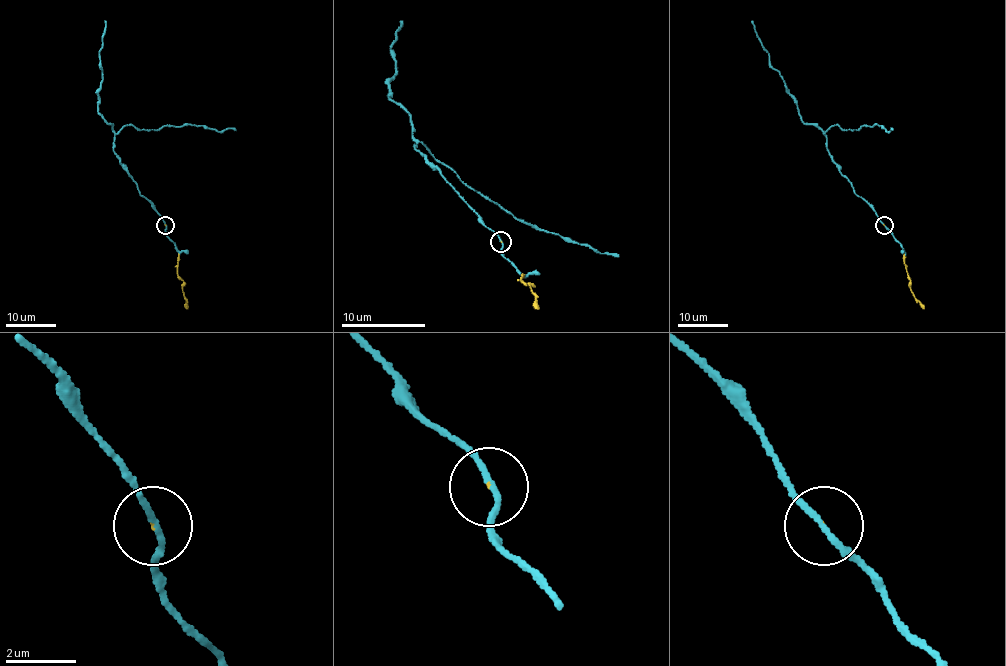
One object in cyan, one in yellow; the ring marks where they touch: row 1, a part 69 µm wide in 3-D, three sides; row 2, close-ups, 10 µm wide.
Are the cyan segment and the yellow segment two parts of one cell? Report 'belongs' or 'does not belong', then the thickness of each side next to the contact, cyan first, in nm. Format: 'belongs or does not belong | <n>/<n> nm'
does not belong | 160/50 nm

